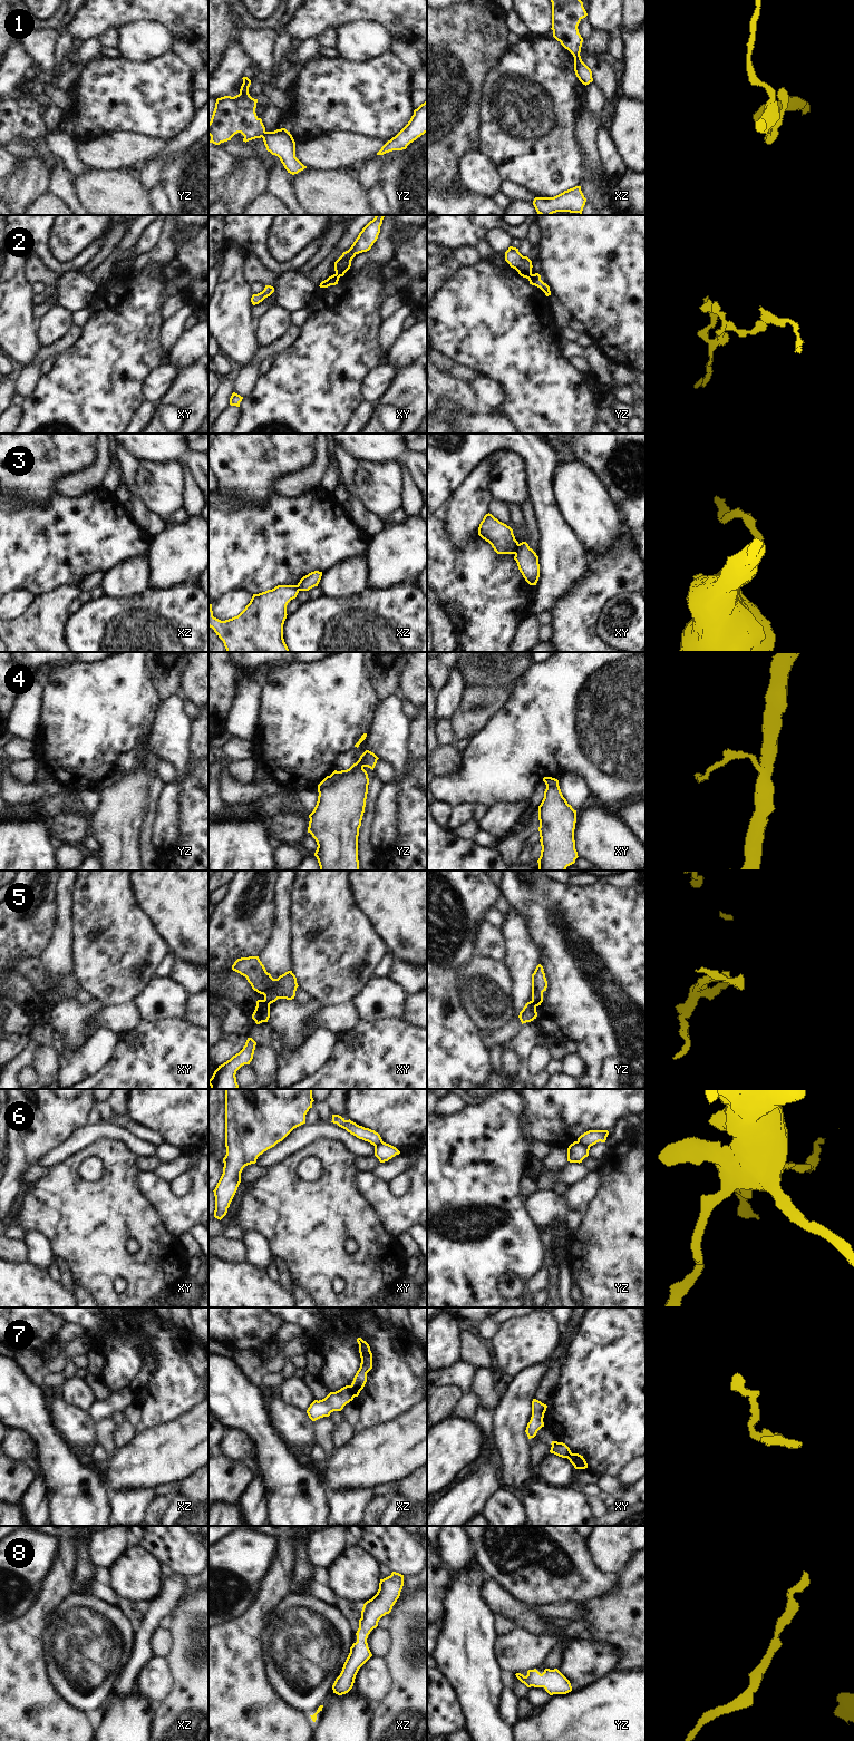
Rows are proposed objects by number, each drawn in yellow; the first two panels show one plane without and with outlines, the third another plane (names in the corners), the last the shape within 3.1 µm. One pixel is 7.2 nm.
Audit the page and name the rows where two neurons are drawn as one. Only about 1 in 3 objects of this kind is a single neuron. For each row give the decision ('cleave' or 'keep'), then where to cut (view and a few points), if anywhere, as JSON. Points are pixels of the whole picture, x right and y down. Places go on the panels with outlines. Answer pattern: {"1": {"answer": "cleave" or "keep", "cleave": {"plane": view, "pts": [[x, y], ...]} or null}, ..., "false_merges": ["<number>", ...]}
{"1": {"answer": "cleave", "cleave": {"plane": "xz", "pts": [[579, 52], [573, 55]]}}, "2": {"answer": "cleave", "cleave": {"plane": "yz", "pts": [[532, 274], [527, 278]]}}, "3": {"answer": "cleave", "cleave": {"plane": "xy", "pts": [[518, 544], [514, 553]]}}, "4": {"answer": "cleave", "cleave": {"plane": "yz", "pts": [[346, 770], [331, 783], [318, 788]]}}, "5": {"answer": "cleave", "cleave": {"plane": "xy", "pts": [[264, 998], [270, 1003]]}}, "6": {"answer": "cleave", "cleave": {"plane": "yz", "pts": [[578, 1140], [589, 1147]]}}, "7": {"answer": "cleave", "cleave": {"plane": "xz", "pts": [[349, 1386], [355, 1396]]}}, "8": {"answer": "keep", "cleave": null}, "false_merges": ["1", "2", "3", "4", "5", "6", "7"]}

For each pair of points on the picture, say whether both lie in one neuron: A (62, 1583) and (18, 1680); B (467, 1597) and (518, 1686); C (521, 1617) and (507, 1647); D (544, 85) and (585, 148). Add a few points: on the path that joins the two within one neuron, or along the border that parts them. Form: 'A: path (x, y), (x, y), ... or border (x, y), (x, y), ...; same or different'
A: path (41, 1607), (30, 1628), (18, 1644), (18, 1655); same
B: border (503, 1673), (503, 1679), (506, 1682); different
C: border (516, 1624), (532, 1632), (542, 1633); different
D: border (580, 105), (573, 126), (573, 139), (582, 154); different

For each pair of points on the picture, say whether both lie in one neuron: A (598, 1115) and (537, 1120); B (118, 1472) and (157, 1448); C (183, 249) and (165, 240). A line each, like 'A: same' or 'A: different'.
A: same
B: same
C: different

